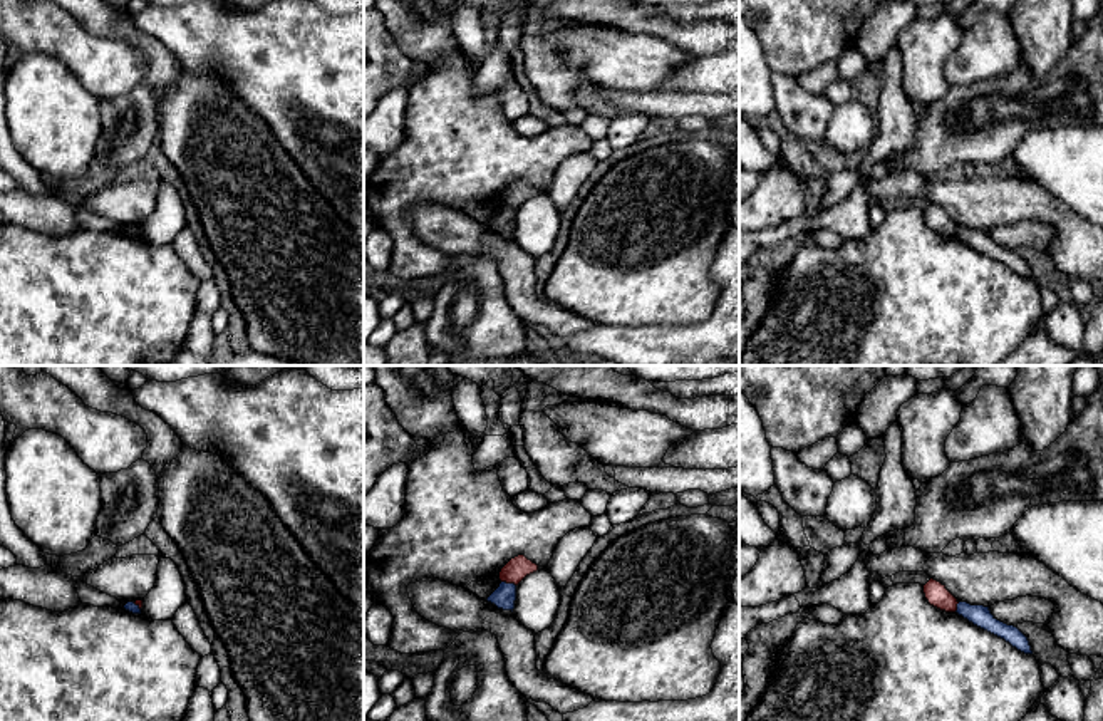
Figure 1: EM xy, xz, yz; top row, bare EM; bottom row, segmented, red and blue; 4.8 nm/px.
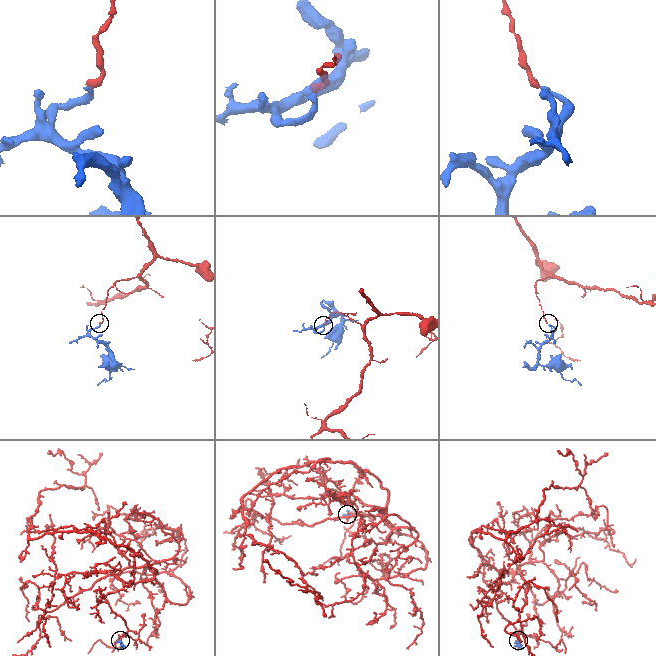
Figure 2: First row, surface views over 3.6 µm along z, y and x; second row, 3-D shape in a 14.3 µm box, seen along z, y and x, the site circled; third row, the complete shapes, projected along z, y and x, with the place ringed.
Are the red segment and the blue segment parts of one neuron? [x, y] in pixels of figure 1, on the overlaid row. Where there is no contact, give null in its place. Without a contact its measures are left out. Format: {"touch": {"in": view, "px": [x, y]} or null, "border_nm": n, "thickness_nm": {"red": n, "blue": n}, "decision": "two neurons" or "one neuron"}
{"touch": {"in": "xz", "px": [508, 582]}, "border_nm": 80, "thickness_nm": {"red": 110, "blue": 110}, "decision": "two neurons"}

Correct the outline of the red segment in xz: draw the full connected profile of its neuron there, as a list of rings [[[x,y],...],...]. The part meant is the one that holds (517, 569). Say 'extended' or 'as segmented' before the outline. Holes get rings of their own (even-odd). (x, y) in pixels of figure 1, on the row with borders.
as segmented | [[[525,555],[511,558],[500,572],[500,580],[518,585],[526,575],[538,570],[538,565]]]

